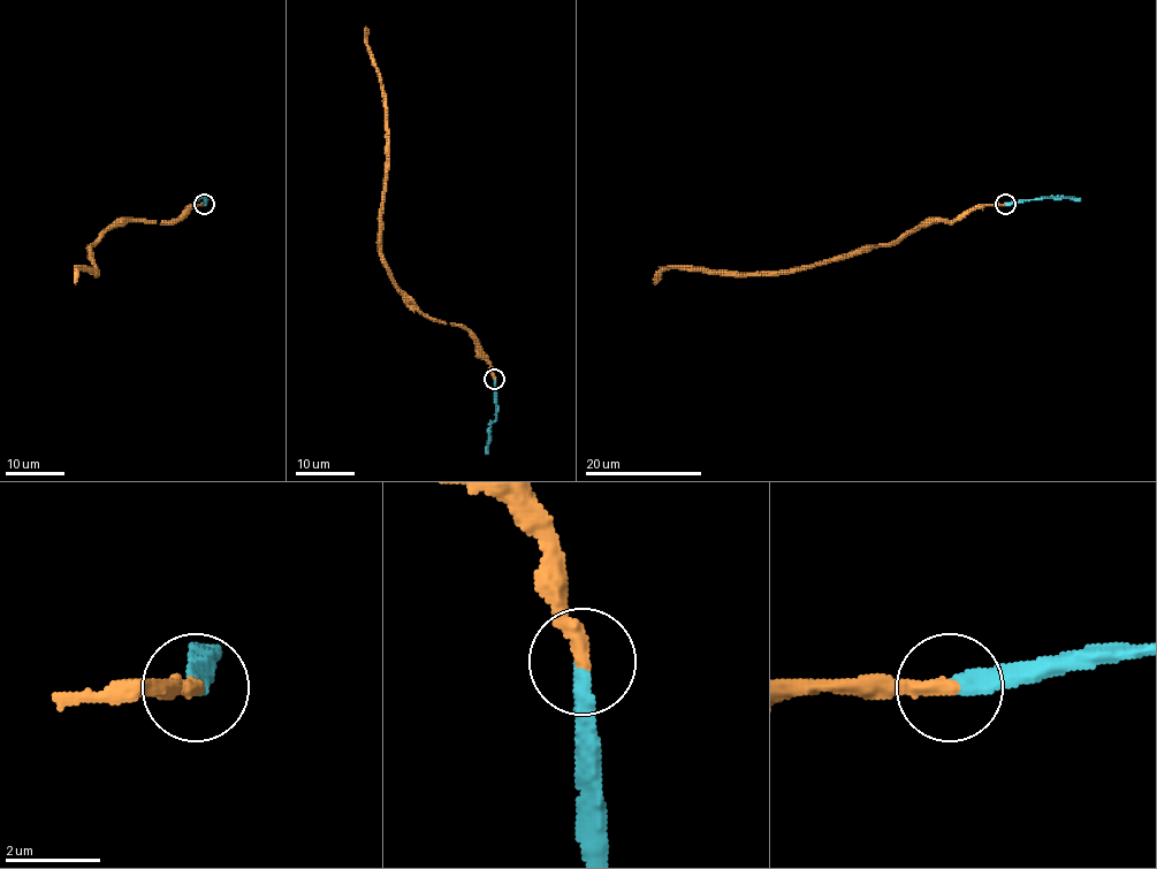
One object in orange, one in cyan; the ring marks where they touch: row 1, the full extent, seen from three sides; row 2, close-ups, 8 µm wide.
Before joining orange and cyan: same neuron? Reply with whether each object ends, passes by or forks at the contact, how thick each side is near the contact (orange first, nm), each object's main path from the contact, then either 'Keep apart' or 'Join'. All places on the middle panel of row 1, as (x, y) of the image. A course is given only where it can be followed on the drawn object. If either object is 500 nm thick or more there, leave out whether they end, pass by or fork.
At the ring orange ends. At the ring cyan ends. Thickness 340 nm (orange) against 320 nm. Course of orange: (494, 380), (491, 361), (477, 340), (459, 326), (429, 318), (396, 284), (385, 263), (386, 97), (365, 28). Course of cyan: (494, 380), (495, 420), (489, 426), (485, 454). Join

